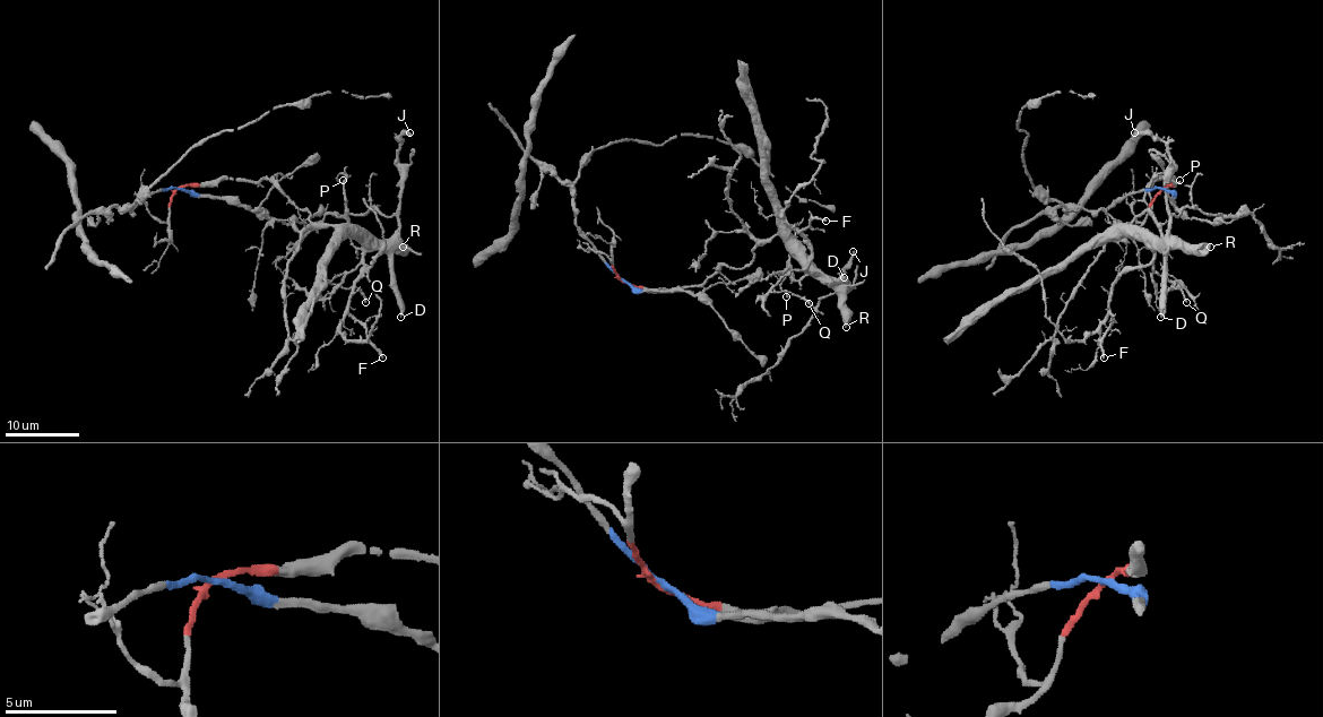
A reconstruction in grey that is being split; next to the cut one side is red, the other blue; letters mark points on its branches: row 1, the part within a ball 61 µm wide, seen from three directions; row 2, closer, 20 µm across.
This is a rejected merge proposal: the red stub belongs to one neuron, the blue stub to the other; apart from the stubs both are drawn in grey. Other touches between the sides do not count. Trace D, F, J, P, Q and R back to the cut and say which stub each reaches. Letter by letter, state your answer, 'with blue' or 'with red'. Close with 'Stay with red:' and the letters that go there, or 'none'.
D: with red
F: with red
J: with red
P: with red
Q: with red
R: with red
Stay with red: D, F, J, P, Q, R

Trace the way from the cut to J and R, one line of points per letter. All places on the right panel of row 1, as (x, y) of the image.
J: (1161, 189), (1173, 180), (1156, 180), (1151, 208), (1117, 224), (1155, 239), (1169, 229), (1169, 148), (1134, 134)
R: (1161, 189), (1173, 180), (1156, 180), (1149, 187), (1151, 208), (1129, 224), (1117, 224), (1210, 247)

